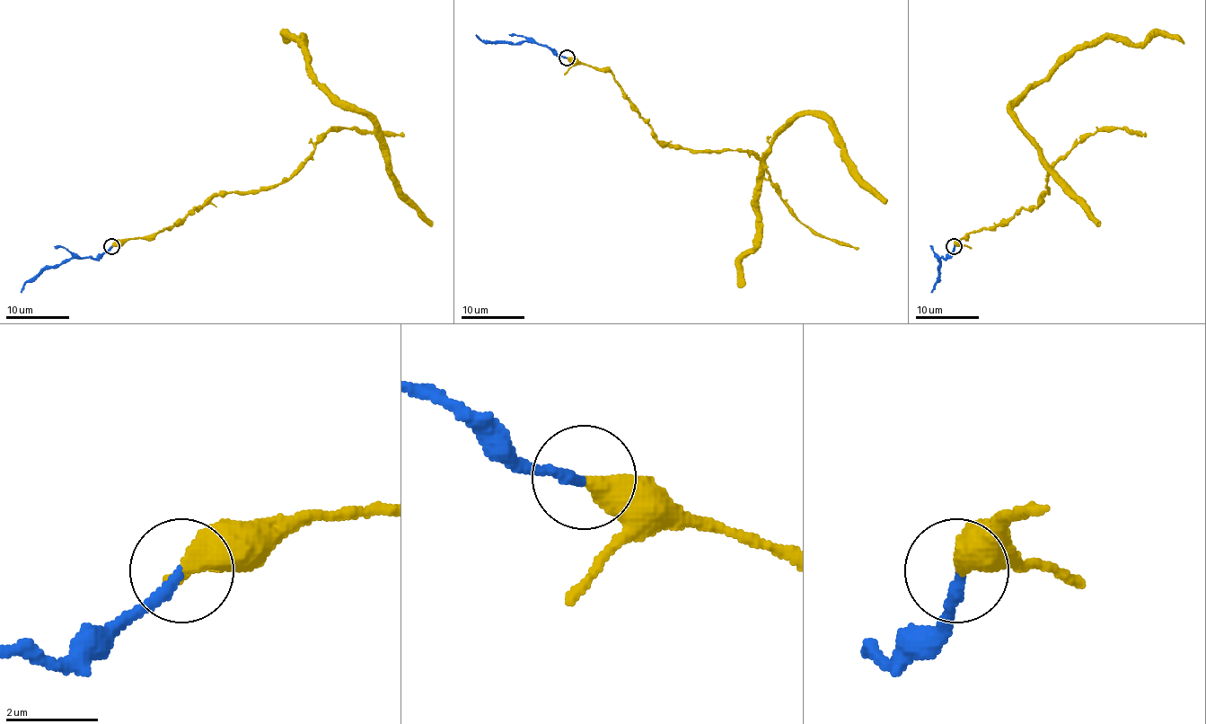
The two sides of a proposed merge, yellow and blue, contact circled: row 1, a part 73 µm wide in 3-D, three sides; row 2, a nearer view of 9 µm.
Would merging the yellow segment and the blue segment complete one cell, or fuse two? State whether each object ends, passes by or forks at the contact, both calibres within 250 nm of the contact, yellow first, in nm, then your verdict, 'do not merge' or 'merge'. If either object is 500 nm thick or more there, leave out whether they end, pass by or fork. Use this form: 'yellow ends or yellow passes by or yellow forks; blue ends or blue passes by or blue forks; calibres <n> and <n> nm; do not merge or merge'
yellow ends; blue ends; calibres 480 and 240 nm; merge

